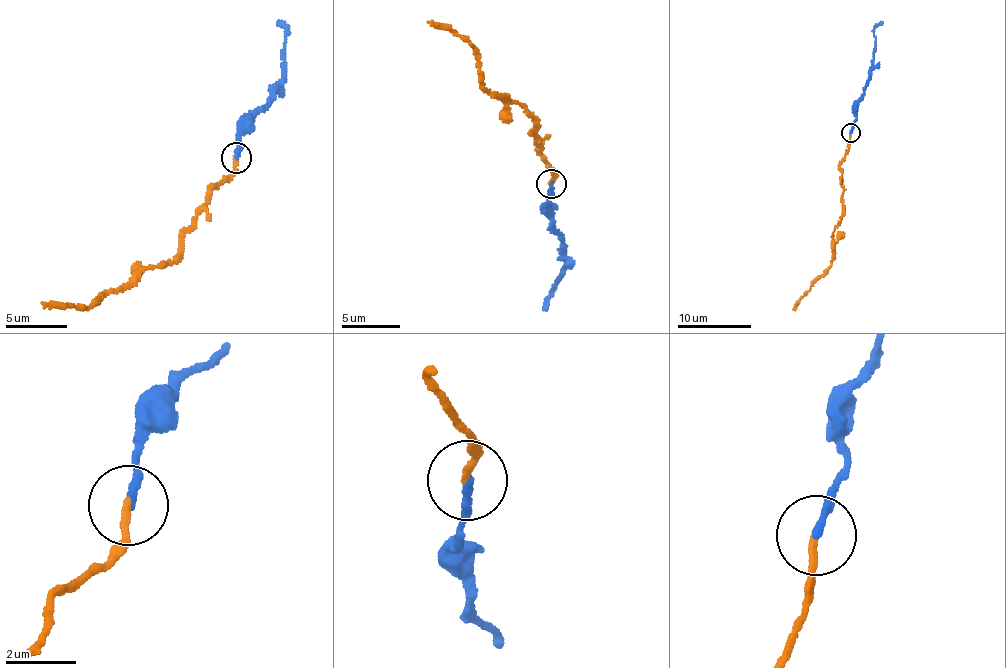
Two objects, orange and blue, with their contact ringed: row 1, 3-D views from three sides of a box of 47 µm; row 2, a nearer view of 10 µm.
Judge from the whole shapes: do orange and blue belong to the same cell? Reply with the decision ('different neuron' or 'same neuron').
same neuron

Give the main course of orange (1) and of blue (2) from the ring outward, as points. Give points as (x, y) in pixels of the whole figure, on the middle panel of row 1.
1: (552, 184), (555, 173), (532, 134), (538, 126), (531, 117), (486, 88), (469, 41), (428, 22)
2: (552, 184), (546, 214), (563, 242), (560, 251), (566, 263), (543, 309)

